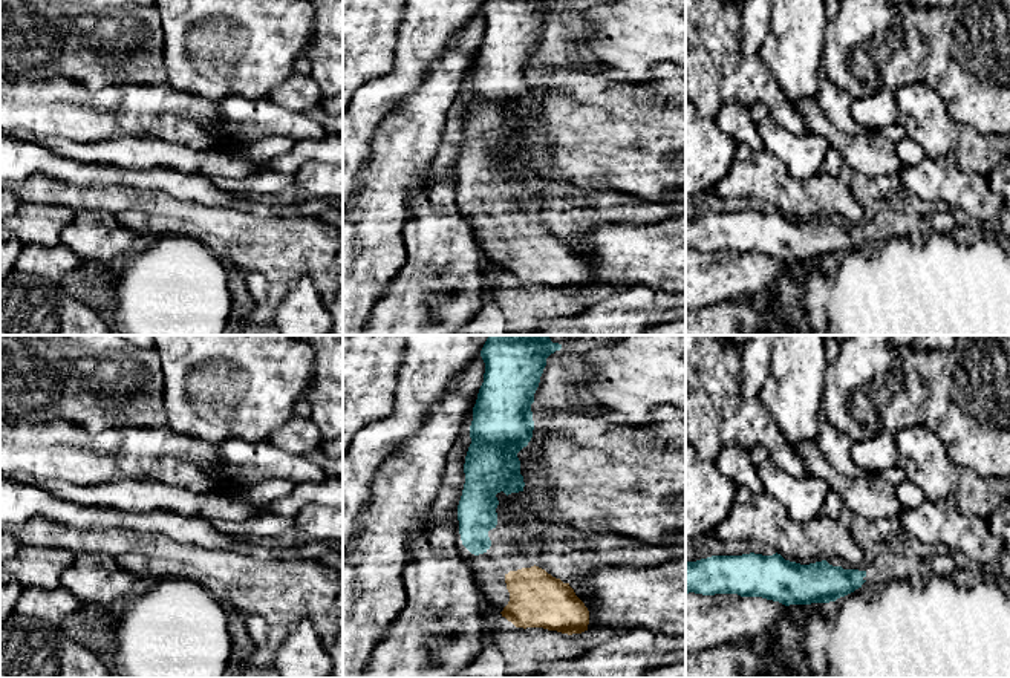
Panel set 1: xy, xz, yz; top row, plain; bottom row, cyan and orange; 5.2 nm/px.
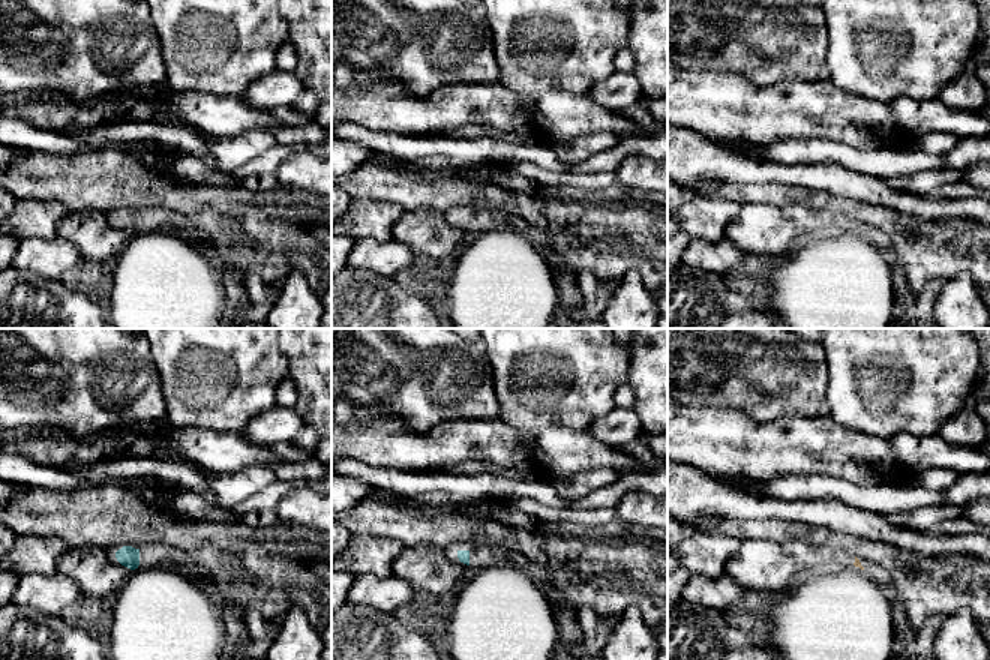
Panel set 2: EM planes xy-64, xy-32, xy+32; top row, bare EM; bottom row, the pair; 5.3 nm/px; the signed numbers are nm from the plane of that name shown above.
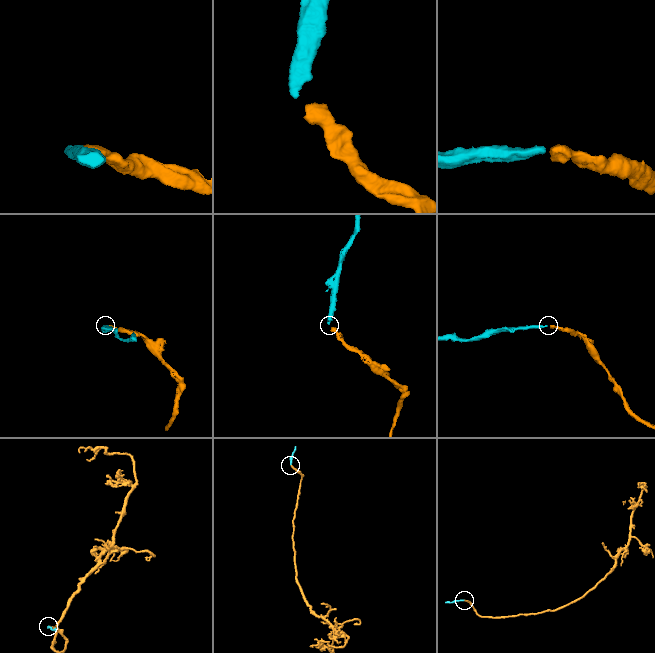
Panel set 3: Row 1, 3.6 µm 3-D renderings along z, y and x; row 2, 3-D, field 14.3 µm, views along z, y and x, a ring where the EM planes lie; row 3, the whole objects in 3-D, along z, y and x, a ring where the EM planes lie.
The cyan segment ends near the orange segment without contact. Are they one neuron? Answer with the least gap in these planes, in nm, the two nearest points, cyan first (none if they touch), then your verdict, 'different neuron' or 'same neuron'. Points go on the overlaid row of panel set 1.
160 nm | xz (485, 551), (505, 574) | same neuron

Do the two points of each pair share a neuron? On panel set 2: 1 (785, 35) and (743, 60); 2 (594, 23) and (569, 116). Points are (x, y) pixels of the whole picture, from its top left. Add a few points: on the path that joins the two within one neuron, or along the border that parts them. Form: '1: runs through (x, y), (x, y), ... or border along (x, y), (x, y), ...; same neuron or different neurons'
1: runs through (774, 42), (761, 42), (753, 50); same neuron
2: border along (584, 93), (549, 90), (539, 95); different neurons

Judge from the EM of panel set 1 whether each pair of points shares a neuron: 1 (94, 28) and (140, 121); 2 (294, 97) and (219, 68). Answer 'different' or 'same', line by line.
1: different
2: different

